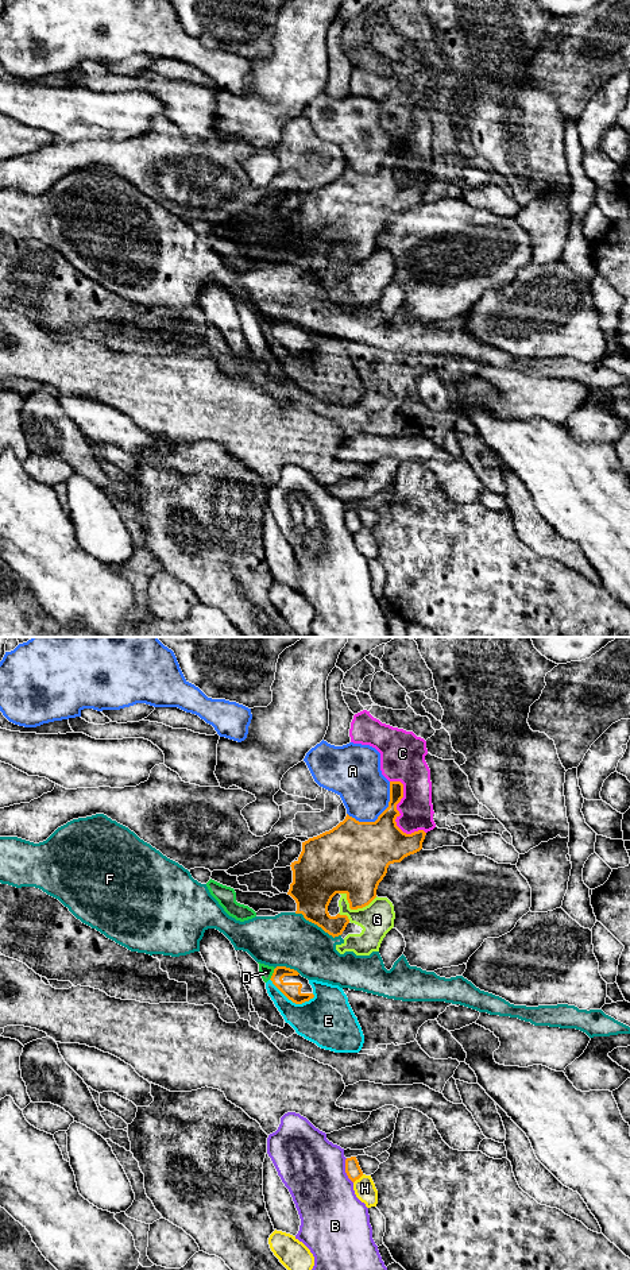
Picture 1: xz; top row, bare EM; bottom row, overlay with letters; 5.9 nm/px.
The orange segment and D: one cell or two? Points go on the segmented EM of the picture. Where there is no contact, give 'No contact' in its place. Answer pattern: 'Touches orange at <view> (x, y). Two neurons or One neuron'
Touches orange at xz (273, 973). Two neurons

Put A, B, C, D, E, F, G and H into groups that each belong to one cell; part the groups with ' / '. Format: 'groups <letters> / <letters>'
groups A / B / C / D E / F / G / H

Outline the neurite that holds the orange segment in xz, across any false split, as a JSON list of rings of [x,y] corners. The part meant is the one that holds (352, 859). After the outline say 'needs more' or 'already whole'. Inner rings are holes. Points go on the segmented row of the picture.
[[[390,781],[389,807],[375,822],[359,822],[347,814],[336,827],[302,842],[302,852],[291,862],[293,883],[287,895],[297,903],[295,914],[329,935],[339,937],[349,919],[331,916],[328,906],[336,893],[345,893],[351,910],[368,906],[390,864],[422,849],[426,833],[403,833],[395,819],[403,784]]] | already whole

